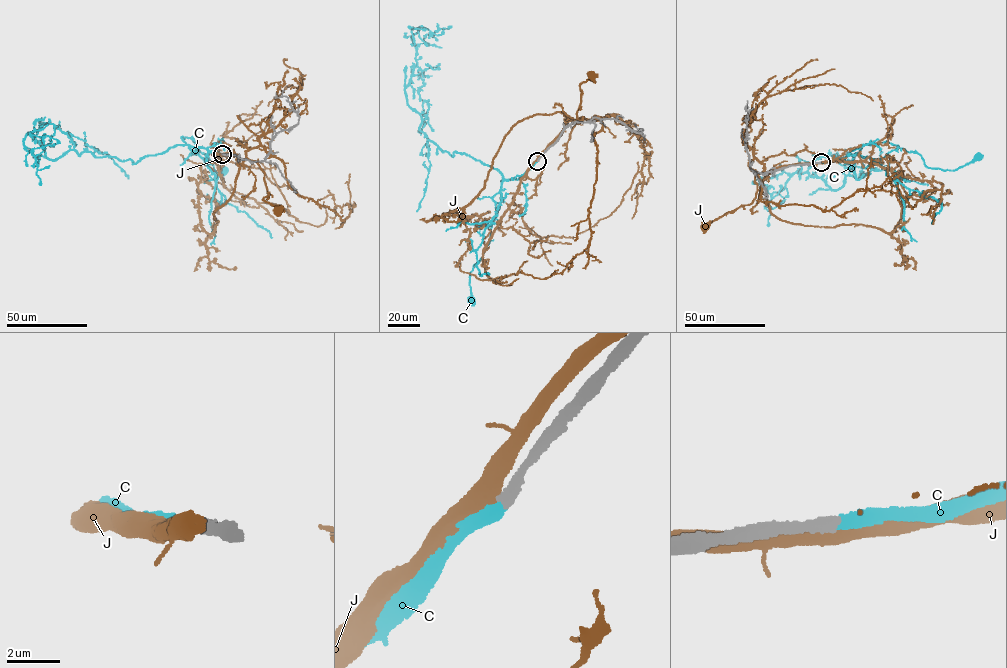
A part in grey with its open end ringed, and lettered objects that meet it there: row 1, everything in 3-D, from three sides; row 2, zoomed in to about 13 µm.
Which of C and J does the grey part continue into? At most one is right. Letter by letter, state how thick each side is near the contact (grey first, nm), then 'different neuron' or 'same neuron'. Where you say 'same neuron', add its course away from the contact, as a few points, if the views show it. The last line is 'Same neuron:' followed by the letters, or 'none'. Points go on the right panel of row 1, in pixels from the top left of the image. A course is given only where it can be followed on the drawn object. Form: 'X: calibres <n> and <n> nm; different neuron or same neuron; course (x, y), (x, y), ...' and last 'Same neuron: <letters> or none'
C: calibres 360 and 340 nm; same neuron; course (821, 162), (858, 154), (864, 144), (887, 141), (918, 153), (930, 168), (952, 170), (978, 156)
J: calibres 400 and 500 nm; different neuron
Same neuron: C

